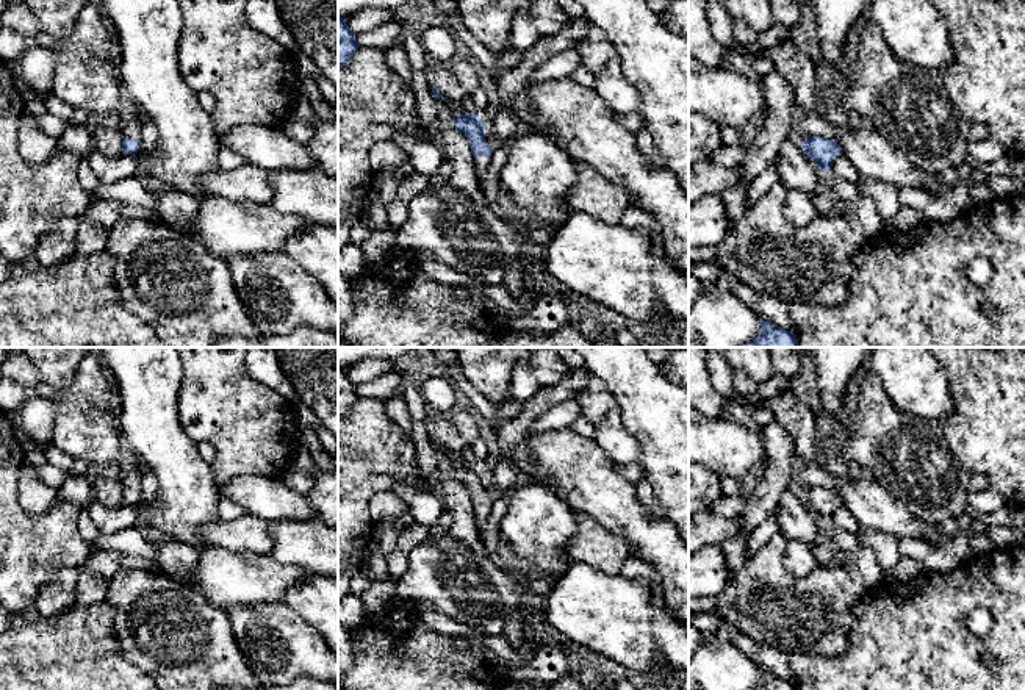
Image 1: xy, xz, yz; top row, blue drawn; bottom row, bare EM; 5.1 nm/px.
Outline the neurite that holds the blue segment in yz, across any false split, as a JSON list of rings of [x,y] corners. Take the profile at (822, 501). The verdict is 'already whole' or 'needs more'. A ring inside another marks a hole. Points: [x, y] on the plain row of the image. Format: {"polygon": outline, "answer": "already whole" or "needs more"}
{"polygon": [[[812,487],[801,493],[804,504],[823,521],[828,523],[834,510],[842,505],[842,498],[828,488]]], "answer": "already whole"}

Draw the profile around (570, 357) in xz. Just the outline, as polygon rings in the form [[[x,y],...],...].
[[[549,347],[552,349],[571,369],[582,366],[582,358],[574,350],[568,350],[566,347]]]

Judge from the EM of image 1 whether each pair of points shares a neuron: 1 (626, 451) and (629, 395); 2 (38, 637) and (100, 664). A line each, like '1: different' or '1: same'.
1: different
2: same

